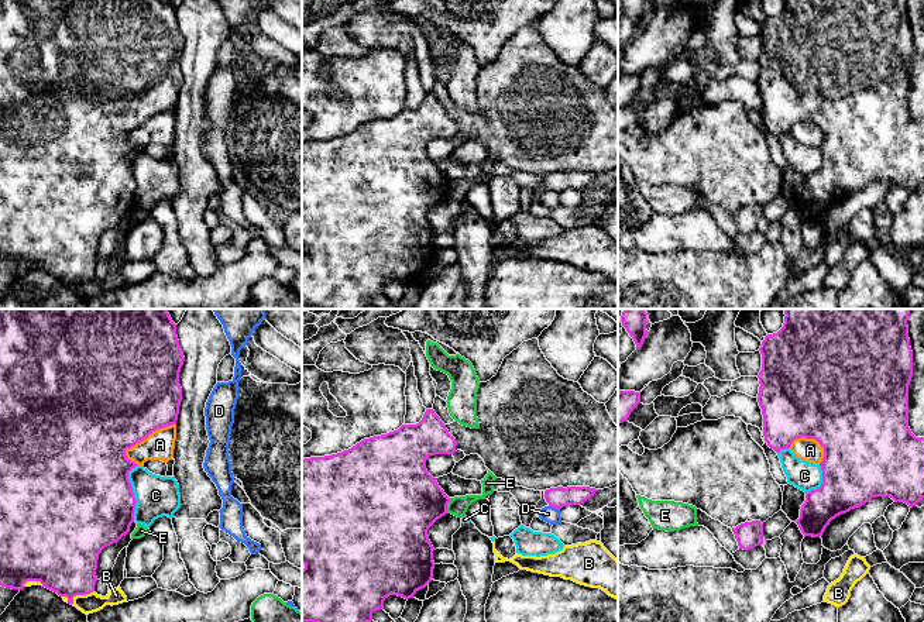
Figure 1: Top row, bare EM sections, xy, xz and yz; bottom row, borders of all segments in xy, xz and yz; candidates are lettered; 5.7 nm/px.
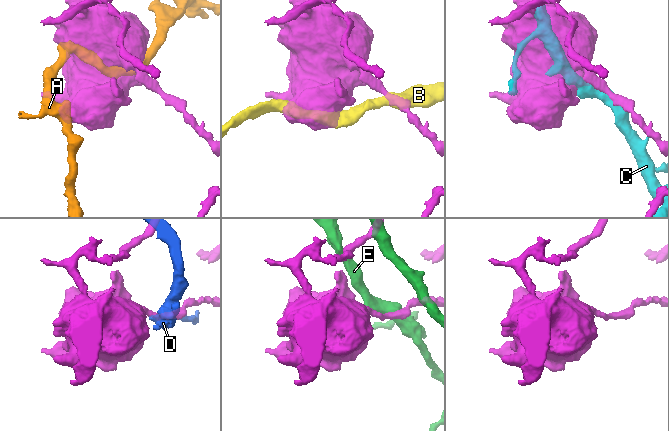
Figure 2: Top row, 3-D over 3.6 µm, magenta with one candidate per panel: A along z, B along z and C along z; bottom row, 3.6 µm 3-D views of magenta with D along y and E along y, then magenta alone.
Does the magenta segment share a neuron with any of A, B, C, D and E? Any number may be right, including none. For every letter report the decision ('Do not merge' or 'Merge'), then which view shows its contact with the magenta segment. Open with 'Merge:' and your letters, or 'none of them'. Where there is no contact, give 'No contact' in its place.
Merge: none of them
A: Do not merge. Touches magenta in xy
B: Do not merge. Touches magenta in xy
C: Do not merge. Touches magenta in xy
D: Do not merge. Touches magenta in xz
E: Do not merge. Touches magenta in xz

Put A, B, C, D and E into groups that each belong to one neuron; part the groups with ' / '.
A / B / C / D / E

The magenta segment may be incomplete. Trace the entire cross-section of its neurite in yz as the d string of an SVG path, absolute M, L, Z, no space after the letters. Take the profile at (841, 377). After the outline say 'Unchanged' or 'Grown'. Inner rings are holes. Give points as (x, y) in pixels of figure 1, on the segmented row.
M786 309L784 315L783 327L767 334L759 348L758 402L765 441L776 453L790 449L800 437L814 439L824 449L820 463L822 484L806 492L796 520L804 537L822 536L832 519L876 496L916 506L924 498L924 437L916 437L908 427L908 385L913 377L907 326L910 309Z. Unchanged

